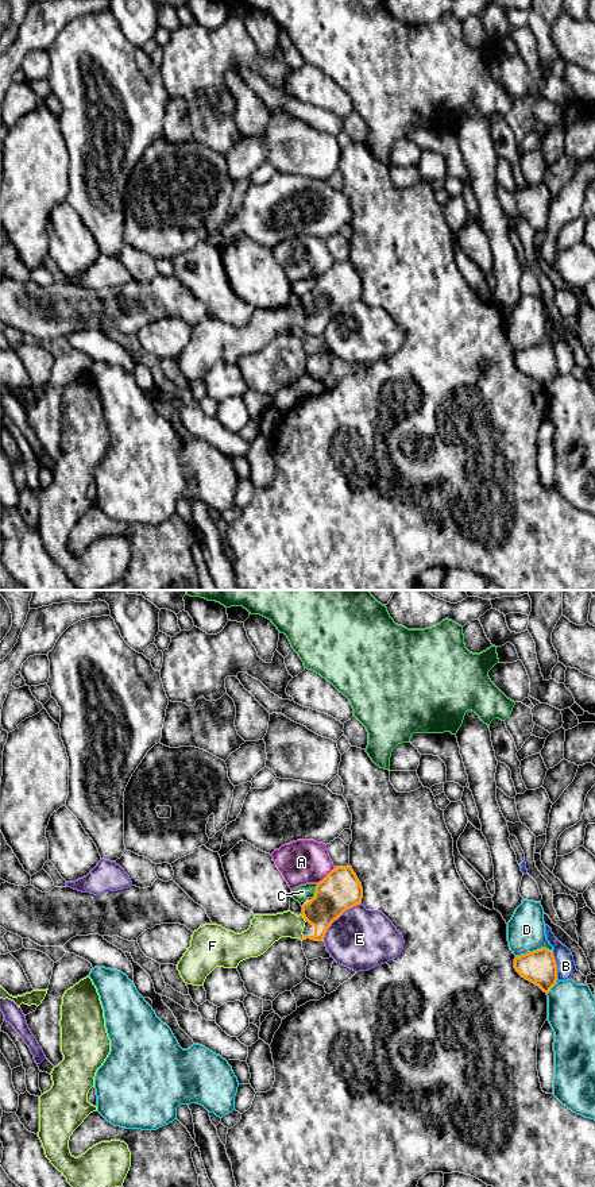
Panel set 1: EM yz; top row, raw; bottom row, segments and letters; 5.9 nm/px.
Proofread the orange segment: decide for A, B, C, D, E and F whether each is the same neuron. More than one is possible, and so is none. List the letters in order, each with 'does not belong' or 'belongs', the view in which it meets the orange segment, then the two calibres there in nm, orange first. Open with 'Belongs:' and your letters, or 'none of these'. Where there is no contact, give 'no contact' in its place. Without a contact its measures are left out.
Belongs: F
A: does not belong | yz | 240/260 nm
B: does not belong | yz | 200/110 nm
C: does not belong | yz | 240/90 nm
D: does not belong | yz | 200/220 nm
E: does not belong | yz | 240/360 nm
F: belongs | yz | 240/190 nm

